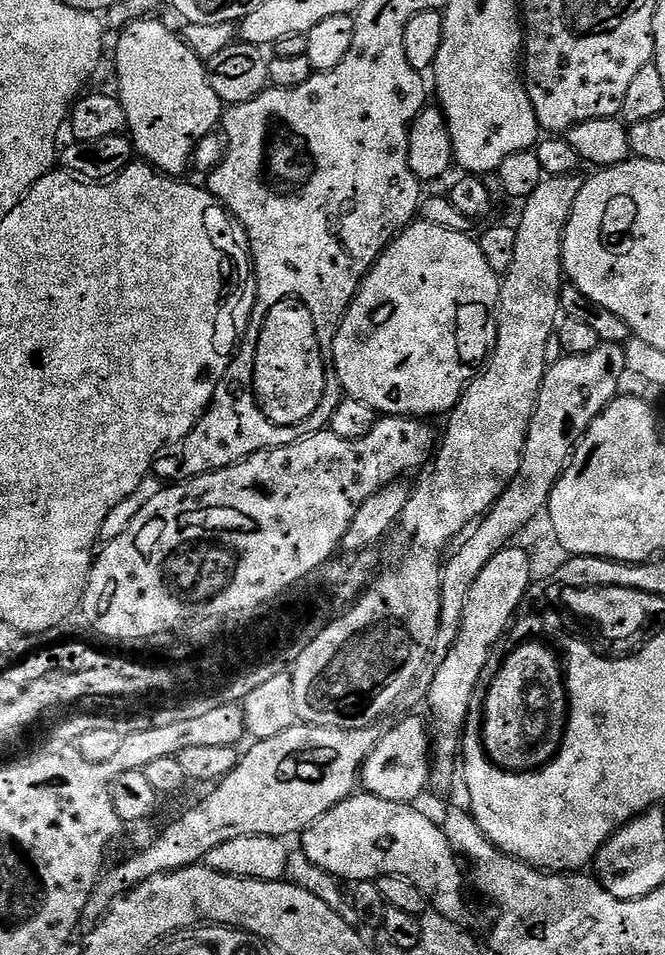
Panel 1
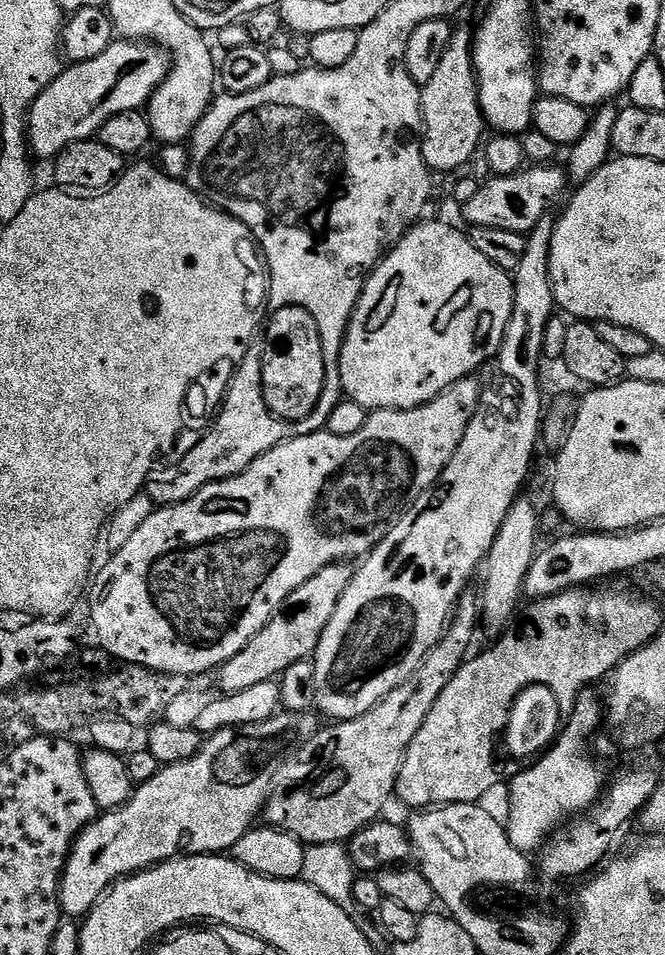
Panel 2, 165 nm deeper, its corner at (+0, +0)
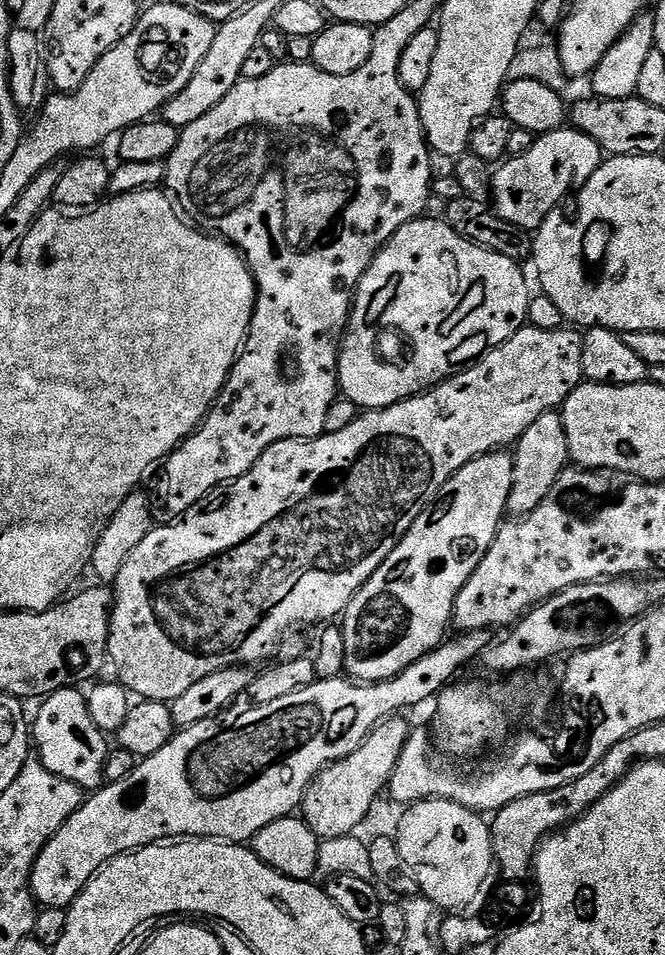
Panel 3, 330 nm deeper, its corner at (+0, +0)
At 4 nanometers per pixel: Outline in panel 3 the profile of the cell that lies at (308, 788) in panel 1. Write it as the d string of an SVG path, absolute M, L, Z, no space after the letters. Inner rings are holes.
M389 718L382 721L364 739L364 744L358 746L358 750L354 750L354 754L350 754L346 759L337 762L337 764L323 768L319 776L312 781L312 785L308 787L308 792L304 795L304 803L302 805L302 819L308 823L310 830L314 830L314 834L320 837L321 840L353 835L357 831L356 827L371 814L372 807L375 806L376 799L380 796L380 791L383 788L385 791L389 787L394 770L398 766L402 750L408 741L410 731L410 725L400 719L404 718Z

